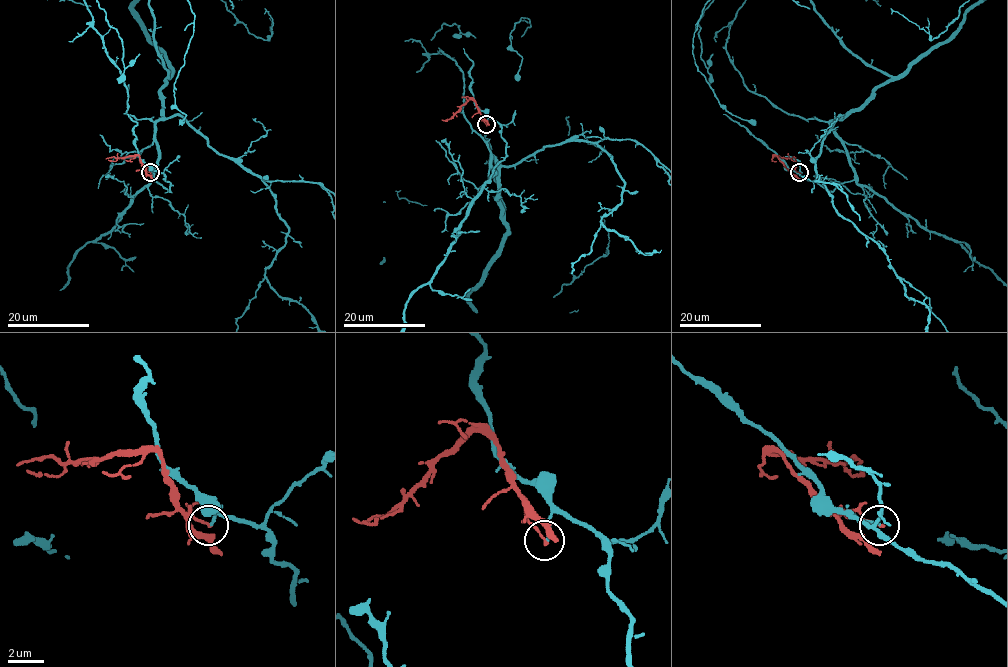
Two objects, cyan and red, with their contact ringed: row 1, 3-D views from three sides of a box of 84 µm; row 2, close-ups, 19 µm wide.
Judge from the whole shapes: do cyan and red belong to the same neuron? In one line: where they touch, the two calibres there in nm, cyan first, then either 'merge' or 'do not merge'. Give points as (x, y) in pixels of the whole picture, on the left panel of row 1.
(150, 172) | 110/140 nm | do not merge

